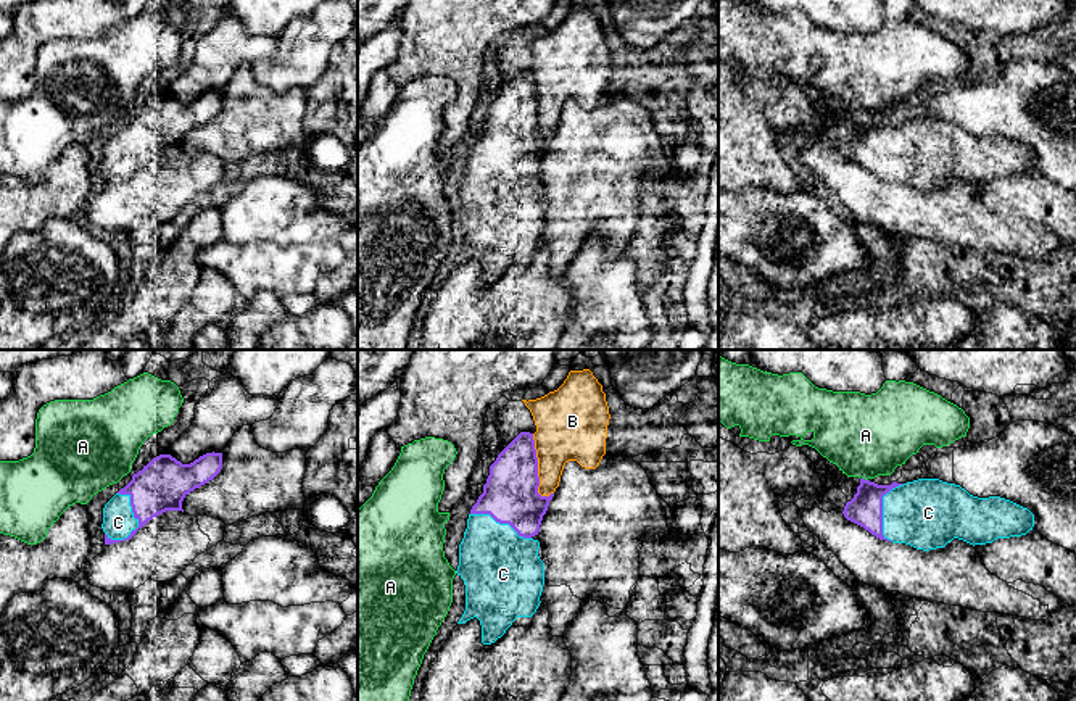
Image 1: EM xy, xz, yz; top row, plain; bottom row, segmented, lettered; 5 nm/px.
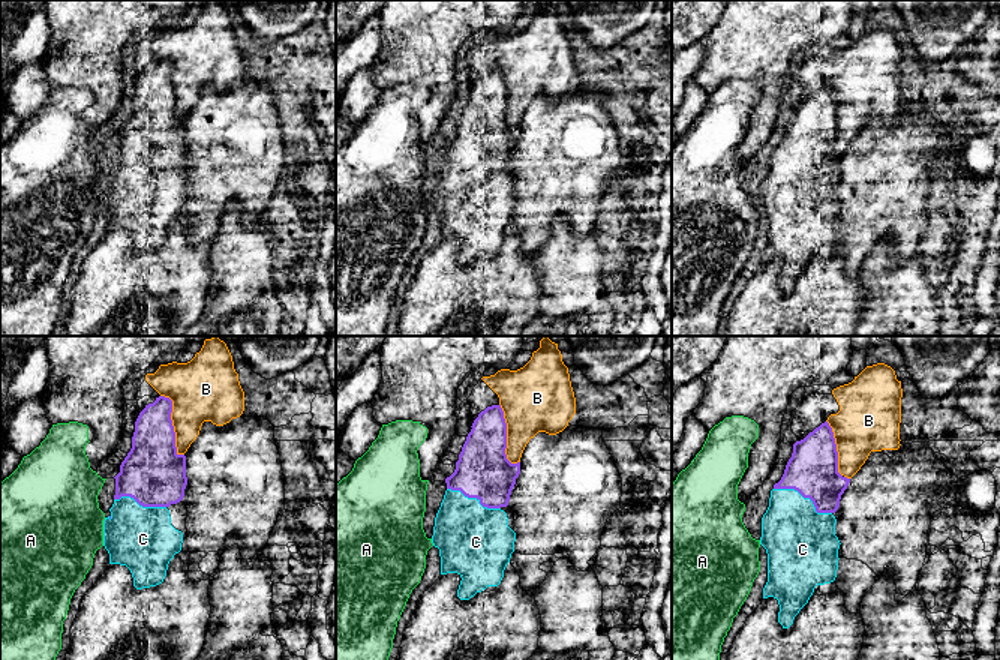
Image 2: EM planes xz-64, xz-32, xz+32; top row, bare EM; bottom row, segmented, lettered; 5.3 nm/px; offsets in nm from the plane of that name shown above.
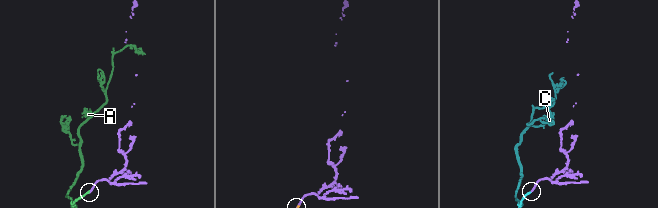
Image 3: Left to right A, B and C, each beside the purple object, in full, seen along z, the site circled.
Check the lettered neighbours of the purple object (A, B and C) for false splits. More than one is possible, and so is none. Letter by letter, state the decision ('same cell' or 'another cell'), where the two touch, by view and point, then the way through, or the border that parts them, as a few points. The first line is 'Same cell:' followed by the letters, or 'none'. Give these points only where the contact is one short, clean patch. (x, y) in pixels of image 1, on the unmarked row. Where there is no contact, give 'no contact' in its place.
Same cell: C
A: another cell; meets purple in yz at (864, 118)
B: another cell; meets purple in xz at (537, 107)
C: same cell; meets purple in xy at (136, 157)

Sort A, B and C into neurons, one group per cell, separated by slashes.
A / B / C

